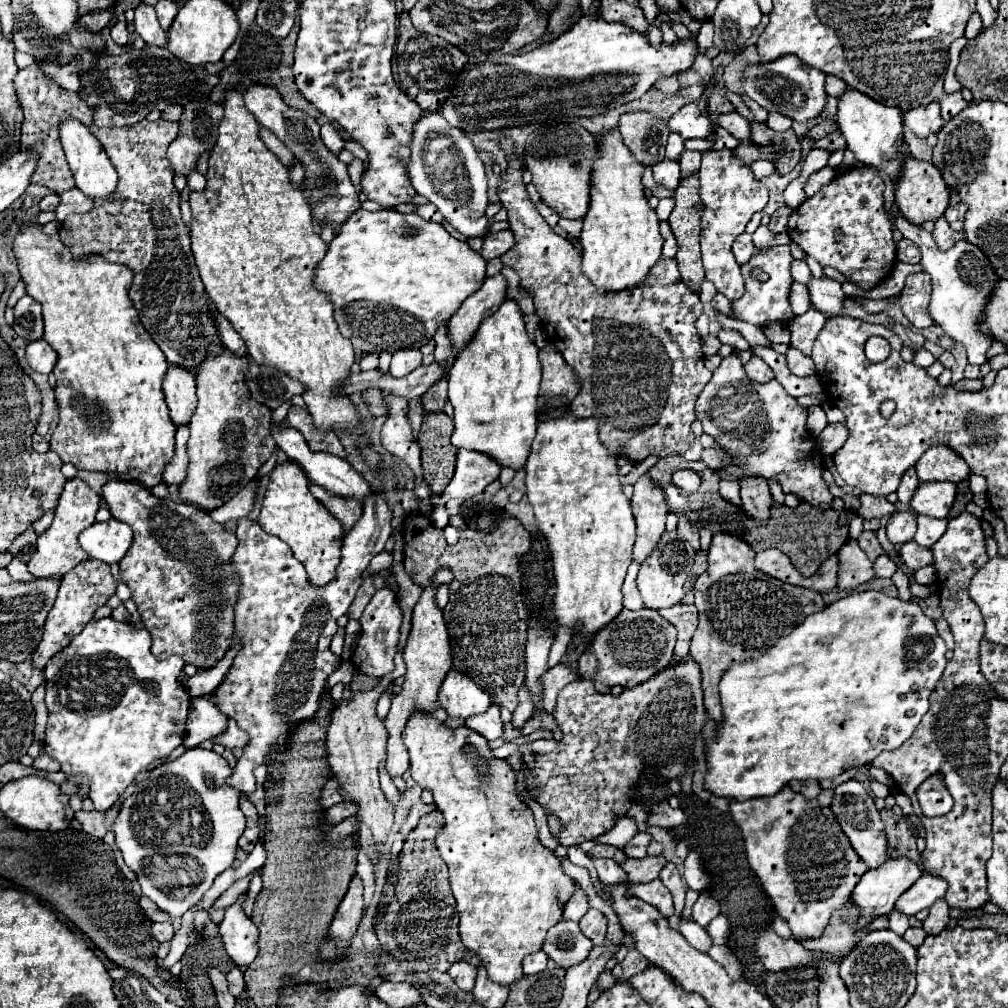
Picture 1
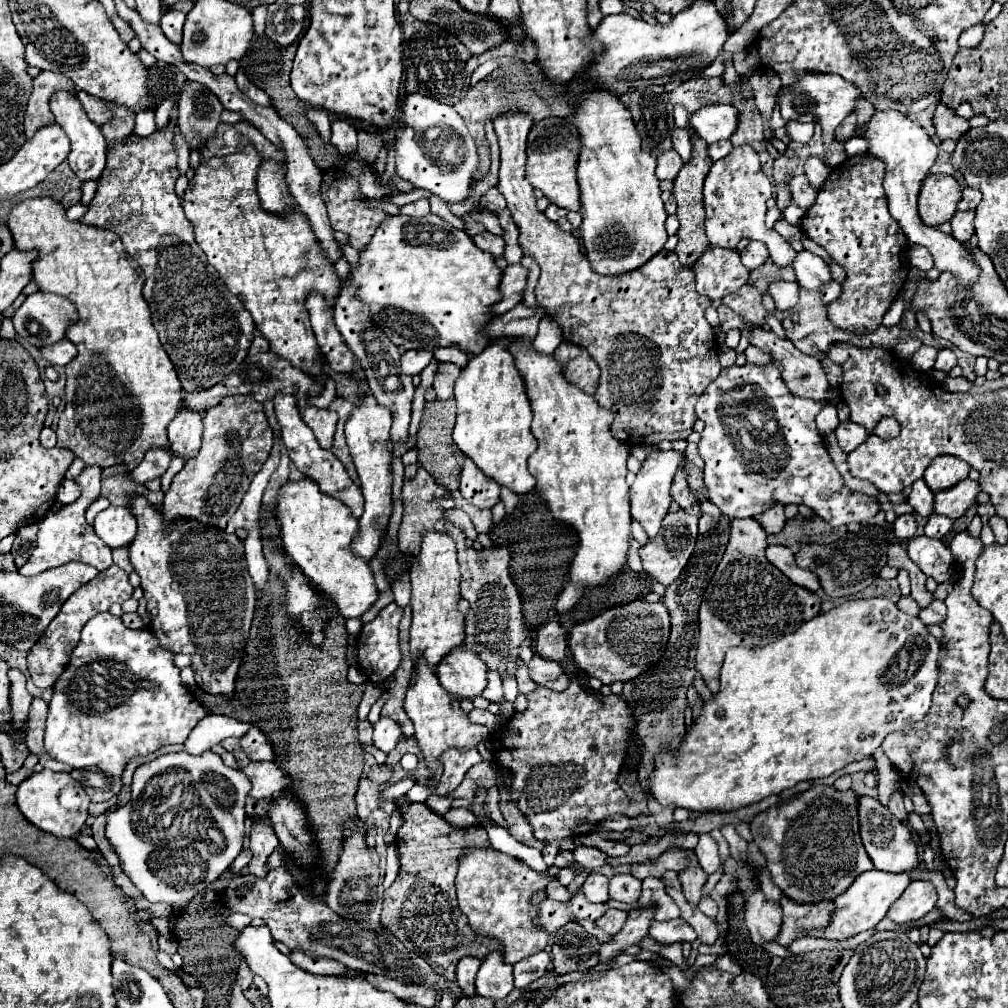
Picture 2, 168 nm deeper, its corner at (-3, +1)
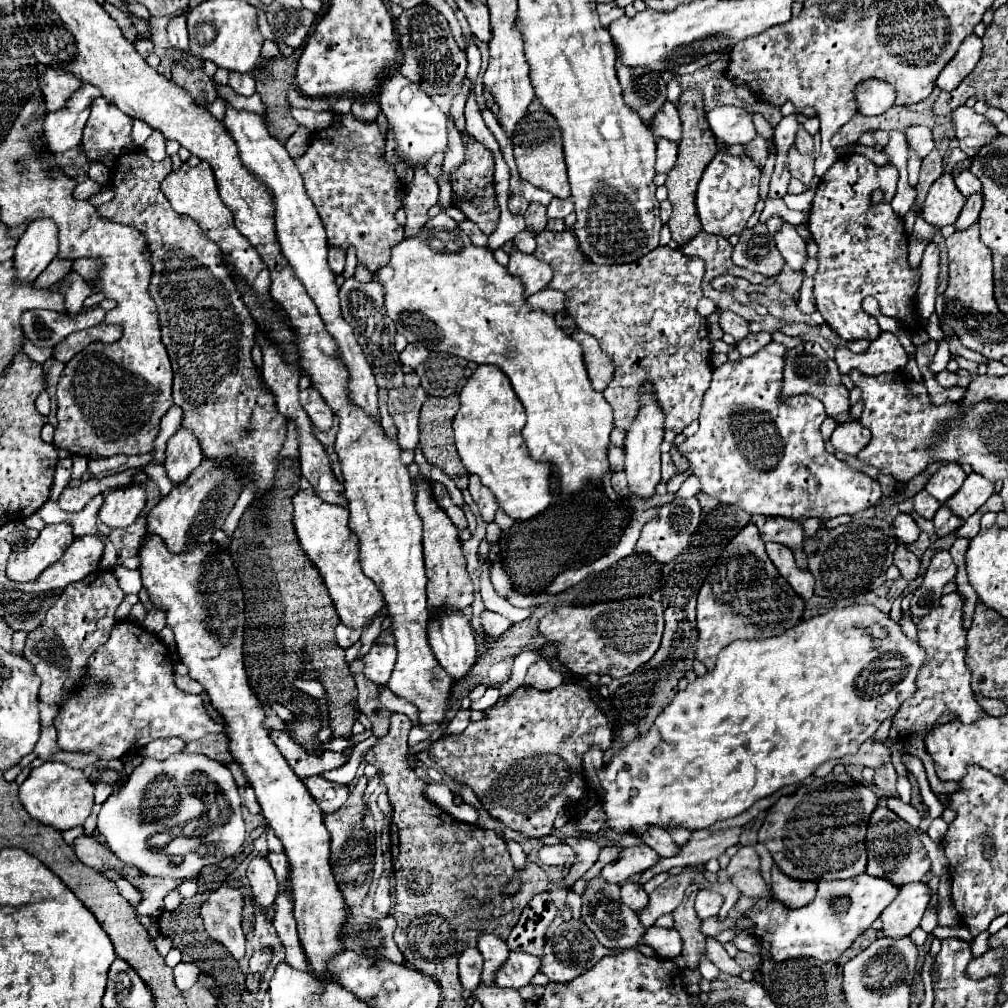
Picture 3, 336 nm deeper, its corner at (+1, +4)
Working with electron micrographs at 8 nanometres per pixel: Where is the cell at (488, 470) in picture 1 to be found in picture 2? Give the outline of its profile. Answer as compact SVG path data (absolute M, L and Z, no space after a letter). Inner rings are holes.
M465 457L459 481L461 495L479 509L491 509L499 501L499 485L487 477L469 457Z

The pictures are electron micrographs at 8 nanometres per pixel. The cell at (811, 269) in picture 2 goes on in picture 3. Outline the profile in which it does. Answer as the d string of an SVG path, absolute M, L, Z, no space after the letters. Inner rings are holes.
M783 222L783 226L775 232L775 242L785 262L793 270L801 270L807 260L807 250L805 250L805 240L797 234L797 228L789 222Z

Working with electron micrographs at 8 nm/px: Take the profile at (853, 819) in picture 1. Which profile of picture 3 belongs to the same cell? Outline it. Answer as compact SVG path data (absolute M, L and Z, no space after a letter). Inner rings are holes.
M879 806L871 816L871 824L867 828L869 862L867 862L865 872L869 876L885 878L891 884L895 884L897 888L901 888L909 882L921 882L925 878L925 874L931 870L931 860L927 858L927 850L921 844L917 830L901 818L889 820L887 816L895 816L895 814L889 808L883 808L883 806Z

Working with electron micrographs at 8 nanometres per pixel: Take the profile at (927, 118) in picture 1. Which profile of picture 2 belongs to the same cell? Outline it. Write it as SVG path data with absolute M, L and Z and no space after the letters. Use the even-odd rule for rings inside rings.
M939 103L935 109L933 127L937 139L955 139L955 141L959 139L959 135L963 135L963 131L969 129L967 119L957 117L945 103Z

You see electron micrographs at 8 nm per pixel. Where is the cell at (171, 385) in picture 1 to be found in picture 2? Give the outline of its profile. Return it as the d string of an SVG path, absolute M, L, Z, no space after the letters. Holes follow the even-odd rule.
M181 407L173 417L173 421L169 423L167 431L171 441L171 453L189 459L191 455L195 455L201 443L201 433L203 433L201 413Z

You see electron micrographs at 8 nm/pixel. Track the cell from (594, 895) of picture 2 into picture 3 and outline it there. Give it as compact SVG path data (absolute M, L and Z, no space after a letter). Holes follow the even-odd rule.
M639 844L639 846L633 846L633 848L621 850L619 858L613 860L613 862L609 862L609 864L601 870L601 876L603 876L607 882L623 884L623 882L627 882L631 876L649 870L649 868L655 866L657 862L659 862L657 852L655 852L653 848L649 848L647 844Z

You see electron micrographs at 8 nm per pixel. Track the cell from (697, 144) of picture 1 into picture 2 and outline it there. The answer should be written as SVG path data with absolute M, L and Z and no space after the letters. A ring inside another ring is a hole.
M719 141L719 143L709 145L709 155L711 155L711 159L713 159L713 161L717 161L717 159L725 157L731 149L733 149L731 141Z

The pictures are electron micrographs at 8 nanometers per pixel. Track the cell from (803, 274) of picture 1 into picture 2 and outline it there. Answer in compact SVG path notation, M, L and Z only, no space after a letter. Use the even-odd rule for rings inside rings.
M741 145L735 147L729 155L715 161L711 171L705 177L703 187L705 197L705 231L707 239L713 247L723 249L737 249L737 243L745 237L765 241L771 251L775 265L787 267L795 261L797 251L777 233L765 227L765 213L767 213L767 199L773 197L773 185L767 175L761 171L761 163L753 147Z

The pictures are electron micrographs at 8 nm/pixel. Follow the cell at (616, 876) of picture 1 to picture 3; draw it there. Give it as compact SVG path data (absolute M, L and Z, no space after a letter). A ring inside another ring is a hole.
M625 882L625 884L621 886L621 900L623 900L623 904L627 904L631 910L641 912L641 910L647 906L649 896L647 896L647 892L643 890L641 884Z

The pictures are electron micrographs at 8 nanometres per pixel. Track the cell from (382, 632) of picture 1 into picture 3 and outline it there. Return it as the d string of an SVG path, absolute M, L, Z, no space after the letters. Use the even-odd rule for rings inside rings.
M373 644L371 652L361 658L365 664L363 674L373 680L375 684L385 686L393 668L395 668L395 660L397 660L397 650L393 646L385 646L385 644Z

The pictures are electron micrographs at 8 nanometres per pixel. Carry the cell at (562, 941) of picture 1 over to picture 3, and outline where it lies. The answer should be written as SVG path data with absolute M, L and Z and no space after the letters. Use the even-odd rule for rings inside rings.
M567 920L567 922L559 924L549 934L549 938L545 942L545 950L543 950L543 958L541 958L541 968L539 970L549 978L549 982L567 984L575 976L581 976L583 972L591 970L607 954L611 954L611 950L603 948L595 940L595 934L583 922L579 922L579 920Z

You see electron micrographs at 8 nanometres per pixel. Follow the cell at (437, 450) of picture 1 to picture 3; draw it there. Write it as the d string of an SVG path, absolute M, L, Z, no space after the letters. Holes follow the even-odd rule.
M451 394L447 398L427 396L427 400L425 400L423 408L421 408L421 418L419 418L419 430L421 430L419 442L421 442L425 458L431 464L443 468L455 480L455 484L461 490L465 490L469 486L469 472L467 472L467 468L459 460L459 454L455 450L455 442L453 442L453 428L451 428L451 422L453 422L457 410L459 410L459 394Z

